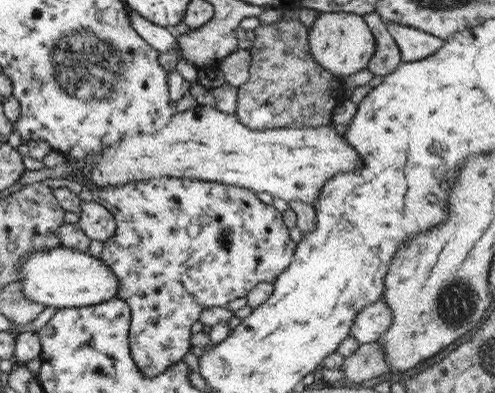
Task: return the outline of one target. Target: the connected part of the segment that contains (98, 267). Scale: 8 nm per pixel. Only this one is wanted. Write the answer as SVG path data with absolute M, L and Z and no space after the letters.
M58 246L42 252L33 252L19 266L23 293L32 302L46 307L76 308L100 304L117 297L119 280L99 259L70 247Z

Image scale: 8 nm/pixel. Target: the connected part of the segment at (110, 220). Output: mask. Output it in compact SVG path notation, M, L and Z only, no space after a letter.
M96 201L81 204L80 220L77 222L89 239L106 242L117 227L111 212Z

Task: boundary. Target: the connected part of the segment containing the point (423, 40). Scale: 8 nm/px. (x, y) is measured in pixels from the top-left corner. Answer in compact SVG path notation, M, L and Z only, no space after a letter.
M385 23L387 31L394 37L399 46L402 62L422 60L434 54L445 44L445 39L422 30L396 23Z

